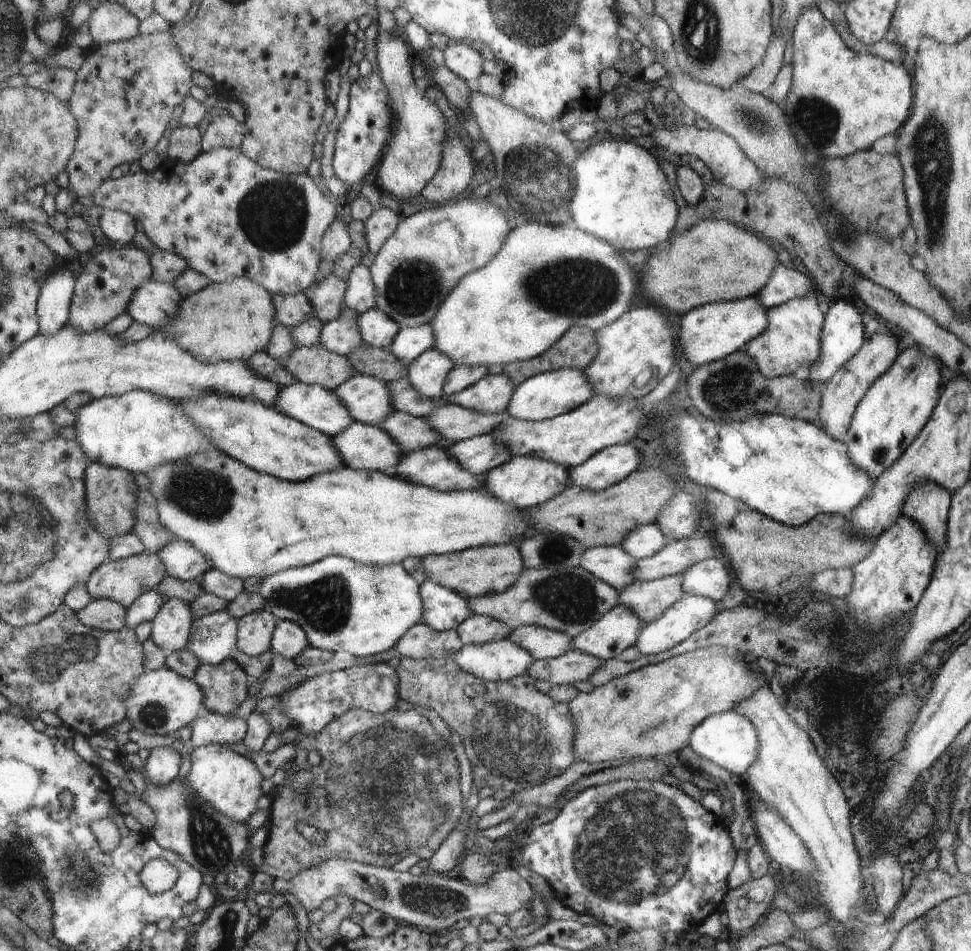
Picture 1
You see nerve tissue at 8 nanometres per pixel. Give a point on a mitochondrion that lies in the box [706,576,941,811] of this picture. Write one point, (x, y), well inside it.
(818, 623)

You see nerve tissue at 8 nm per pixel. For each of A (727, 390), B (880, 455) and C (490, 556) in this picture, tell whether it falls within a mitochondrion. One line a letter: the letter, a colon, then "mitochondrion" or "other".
A: mitochondrion
B: other
C: other

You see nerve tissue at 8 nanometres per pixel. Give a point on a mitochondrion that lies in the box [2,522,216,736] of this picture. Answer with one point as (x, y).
(42, 665)

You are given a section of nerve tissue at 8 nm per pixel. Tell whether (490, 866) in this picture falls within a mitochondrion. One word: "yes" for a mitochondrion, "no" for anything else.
yes

